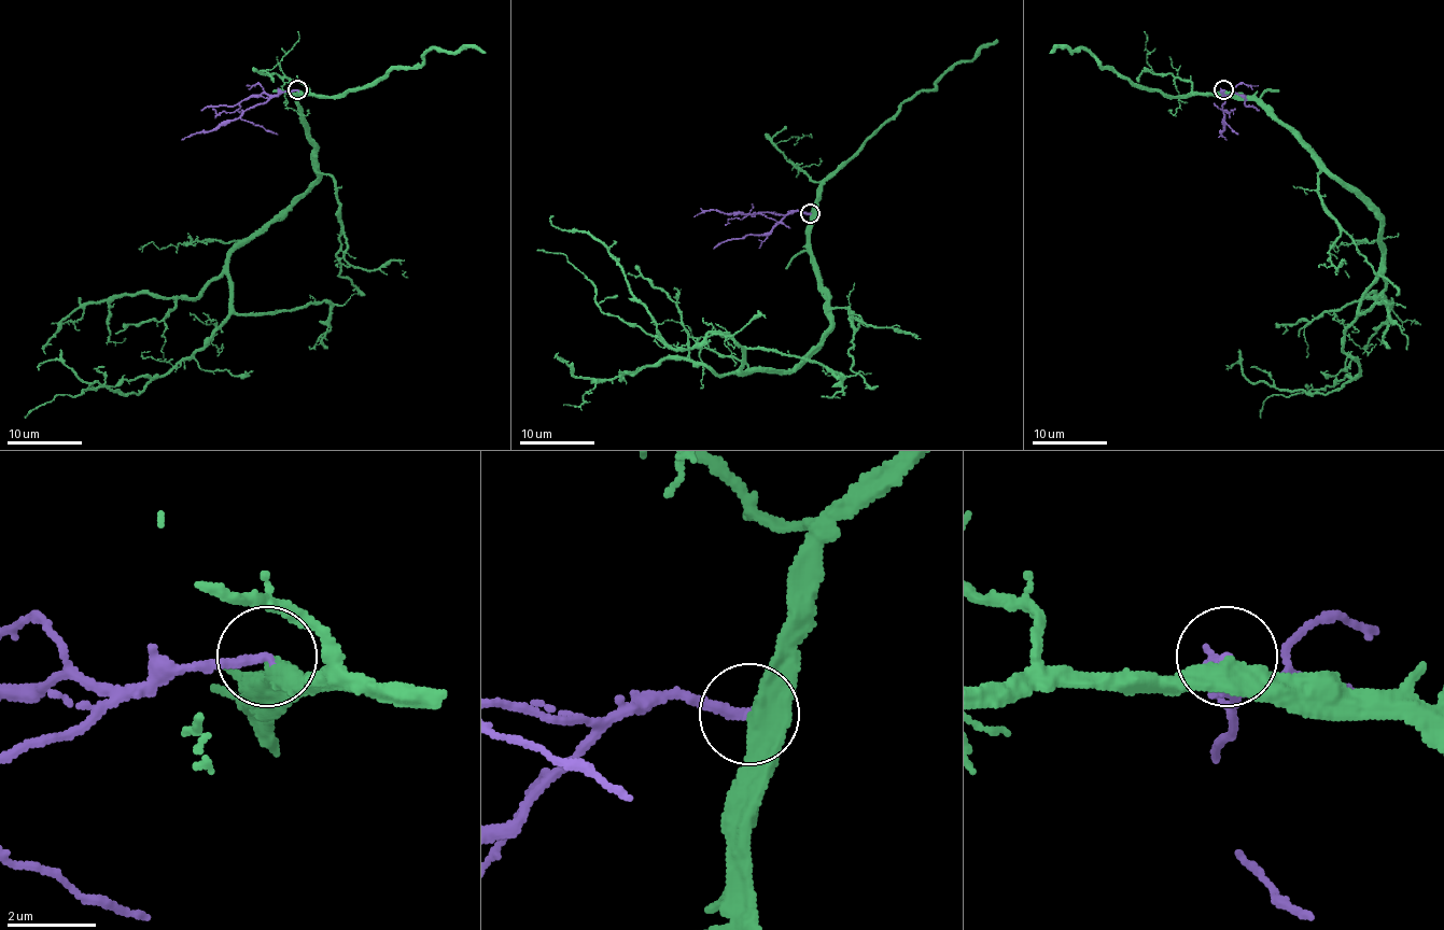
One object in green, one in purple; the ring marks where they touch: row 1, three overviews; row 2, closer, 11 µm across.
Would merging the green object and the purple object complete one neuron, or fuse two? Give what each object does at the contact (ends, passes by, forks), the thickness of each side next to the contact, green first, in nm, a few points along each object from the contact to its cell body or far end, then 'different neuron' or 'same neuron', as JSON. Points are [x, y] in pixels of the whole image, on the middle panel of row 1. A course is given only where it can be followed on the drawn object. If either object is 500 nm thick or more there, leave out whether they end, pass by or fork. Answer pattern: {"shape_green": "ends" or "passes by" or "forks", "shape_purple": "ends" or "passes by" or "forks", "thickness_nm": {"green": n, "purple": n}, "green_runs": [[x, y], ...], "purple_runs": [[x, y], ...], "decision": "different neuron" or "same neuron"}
{"shape_green": "passes by", "shape_purple": "ends", "thickness_nm": {"green": 480, "purple": 200}, "green_runs": [[810, 214], [830, 332], [783, 370], [741, 370], [741, 348], [728, 335], [673, 348], [617, 259], [550, 216]], "purple_runs": [[810, 214], [793, 210], [788, 214], [702, 210], [695, 216]], "decision": "same neuron"}

